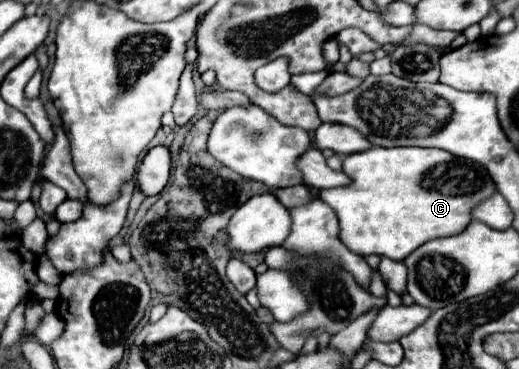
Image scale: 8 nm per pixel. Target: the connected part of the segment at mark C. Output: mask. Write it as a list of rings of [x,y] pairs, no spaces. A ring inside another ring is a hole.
[[[372,146],[368,151],[344,157],[342,169],[354,183],[320,193],[320,199],[326,201],[340,219],[340,239],[358,255],[384,255],[394,261],[406,259],[430,239],[462,233],[472,221],[472,209],[496,193],[494,181],[480,163],[436,148]]]

